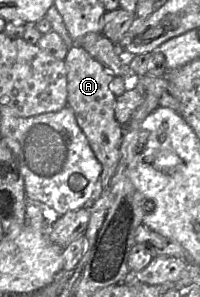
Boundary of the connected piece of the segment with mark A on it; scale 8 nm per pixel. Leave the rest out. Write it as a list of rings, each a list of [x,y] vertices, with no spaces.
[[[74,45],[69,49],[67,56],[65,57],[65,68],[67,74],[67,106],[73,111],[78,126],[85,134],[90,147],[102,166],[100,186],[103,191],[109,187],[115,173],[119,161],[119,145],[123,134],[123,126],[120,125],[114,117],[116,96],[109,87],[114,78],[114,74],[78,45]]]

